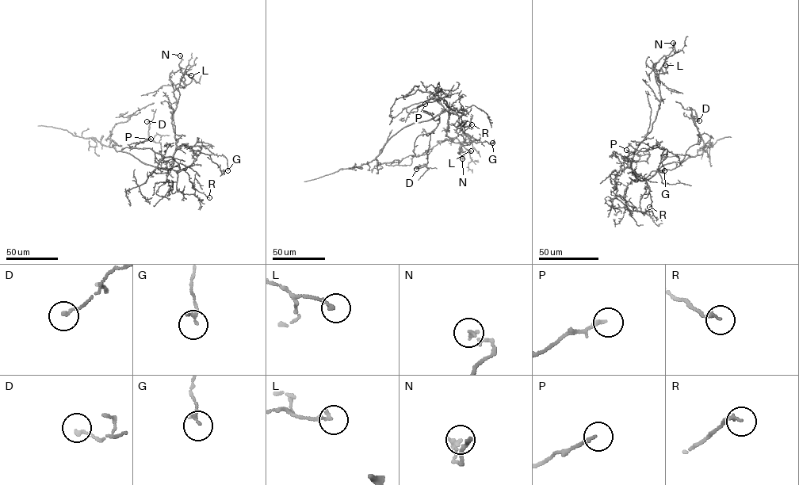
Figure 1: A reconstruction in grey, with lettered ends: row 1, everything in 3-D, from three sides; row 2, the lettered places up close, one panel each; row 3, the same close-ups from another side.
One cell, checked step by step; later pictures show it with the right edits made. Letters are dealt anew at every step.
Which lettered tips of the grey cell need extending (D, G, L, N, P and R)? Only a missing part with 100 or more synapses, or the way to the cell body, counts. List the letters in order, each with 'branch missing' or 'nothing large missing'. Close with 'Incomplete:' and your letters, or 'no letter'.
D: nothing large missing
G: nothing large missing
L: nothing large missing
N: nothing large missing
P: nothing large missing
R: nothing large missing
Incomplete: no letter

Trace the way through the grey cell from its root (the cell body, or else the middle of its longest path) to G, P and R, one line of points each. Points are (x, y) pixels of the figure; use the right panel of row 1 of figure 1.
G: (647, 179), (640, 180), (633, 173), (631, 162), (634, 151), (663, 147), (661, 161), (664, 170)
P: (647, 179), (640, 180), (630, 168), (620, 166), (625, 160), (639, 158), (639, 155), (626, 150)
R: (647, 179), (634, 181), (637, 175), (644, 179), (652, 201), (649, 207)

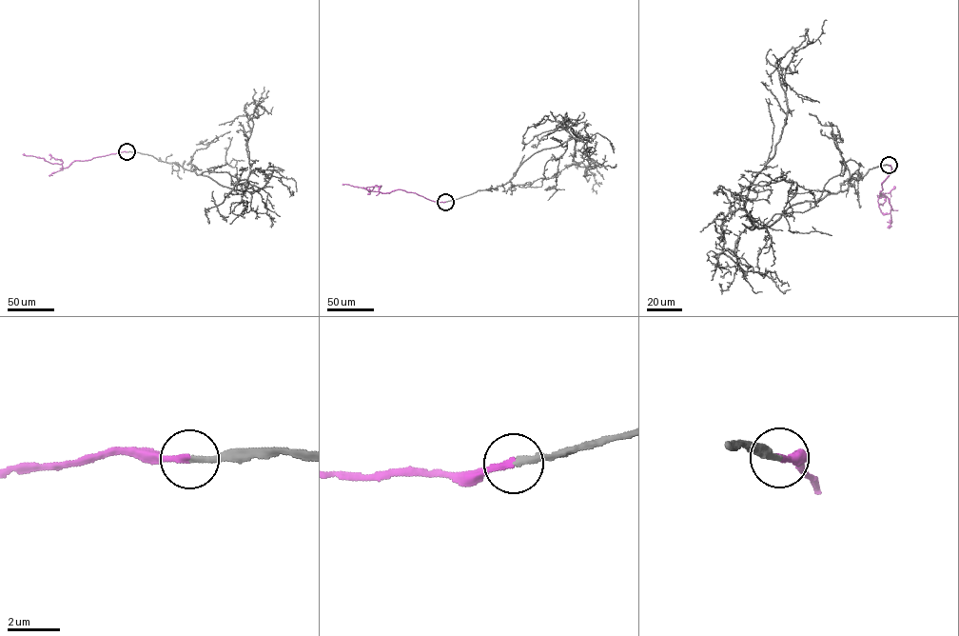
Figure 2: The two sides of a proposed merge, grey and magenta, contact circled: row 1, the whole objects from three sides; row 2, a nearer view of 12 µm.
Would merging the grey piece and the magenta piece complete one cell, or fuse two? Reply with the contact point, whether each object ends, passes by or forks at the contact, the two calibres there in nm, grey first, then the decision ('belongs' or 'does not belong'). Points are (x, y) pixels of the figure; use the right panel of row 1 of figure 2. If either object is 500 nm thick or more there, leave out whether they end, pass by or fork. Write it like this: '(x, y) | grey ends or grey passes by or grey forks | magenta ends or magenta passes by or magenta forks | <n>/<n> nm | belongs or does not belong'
(889, 165) | grey ends | magenta ends | 240/240 nm | belongs

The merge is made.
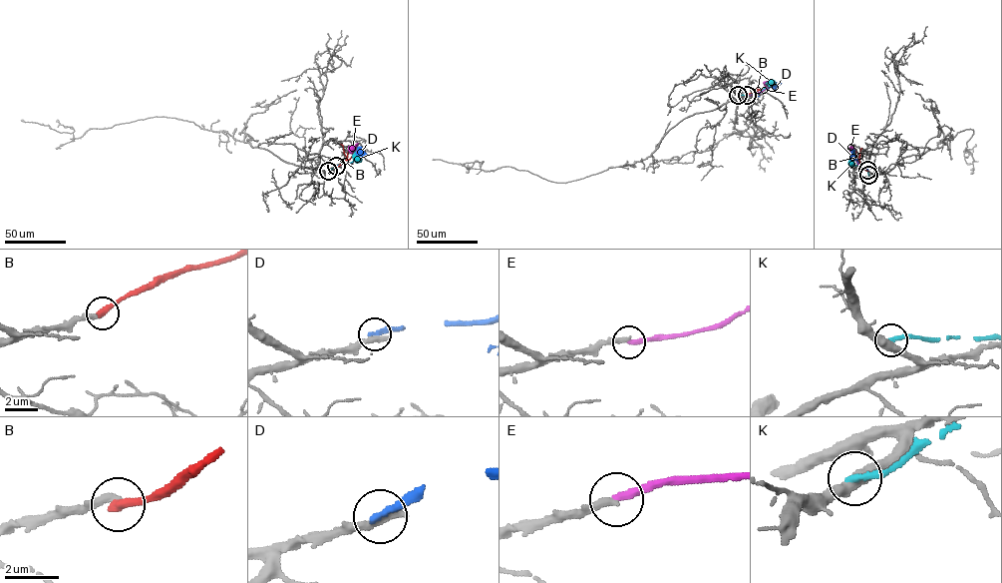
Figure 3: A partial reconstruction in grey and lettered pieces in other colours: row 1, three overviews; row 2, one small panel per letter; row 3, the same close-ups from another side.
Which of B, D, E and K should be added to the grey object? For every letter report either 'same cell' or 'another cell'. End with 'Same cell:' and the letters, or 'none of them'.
B: another cell
D: another cell
E: same cell
K: another cell
Same cell: E

